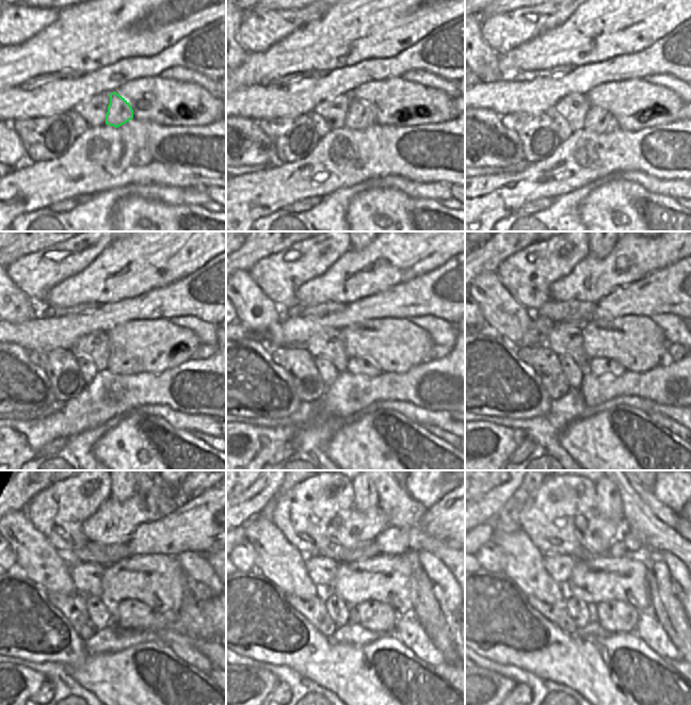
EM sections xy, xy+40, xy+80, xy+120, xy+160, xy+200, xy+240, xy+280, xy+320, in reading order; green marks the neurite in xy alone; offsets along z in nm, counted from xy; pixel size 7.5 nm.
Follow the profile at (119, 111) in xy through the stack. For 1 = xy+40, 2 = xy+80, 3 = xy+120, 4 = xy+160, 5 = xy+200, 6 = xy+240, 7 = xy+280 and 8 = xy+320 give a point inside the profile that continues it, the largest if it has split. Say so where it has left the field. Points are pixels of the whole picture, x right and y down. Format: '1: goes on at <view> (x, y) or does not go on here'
1: goes on at xy+40 (359, 116)
2: goes on at xy+80 (597, 119)
3: goes on at xy+120 (119, 362)
4: goes on at xy+160 (357, 365)
5: goes on at xy+200 (595, 366)
6: goes on at xy+240 (131, 612)
7: goes on at xy+280 (378, 617)
8: goes on at xy+320 (614, 617)

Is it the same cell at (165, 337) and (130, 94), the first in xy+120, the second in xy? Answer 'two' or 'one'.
one

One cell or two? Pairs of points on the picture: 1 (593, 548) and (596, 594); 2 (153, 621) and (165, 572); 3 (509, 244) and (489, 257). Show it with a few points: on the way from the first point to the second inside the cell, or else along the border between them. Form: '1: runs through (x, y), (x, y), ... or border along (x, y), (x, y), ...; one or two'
1: border along (606, 554), (590, 557); two
2: border along (174, 610), (161, 613), (153, 612); two
3: runs through (504, 244), (494, 253); one

